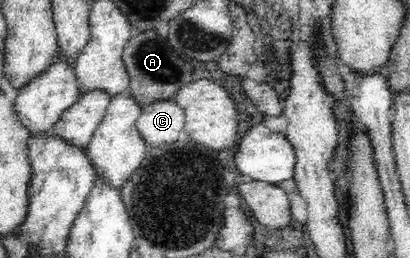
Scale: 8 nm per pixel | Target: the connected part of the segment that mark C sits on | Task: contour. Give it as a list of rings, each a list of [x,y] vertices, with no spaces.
[[[174,98],[154,100],[141,109],[137,126],[148,146],[172,143],[184,136],[184,109]]]

